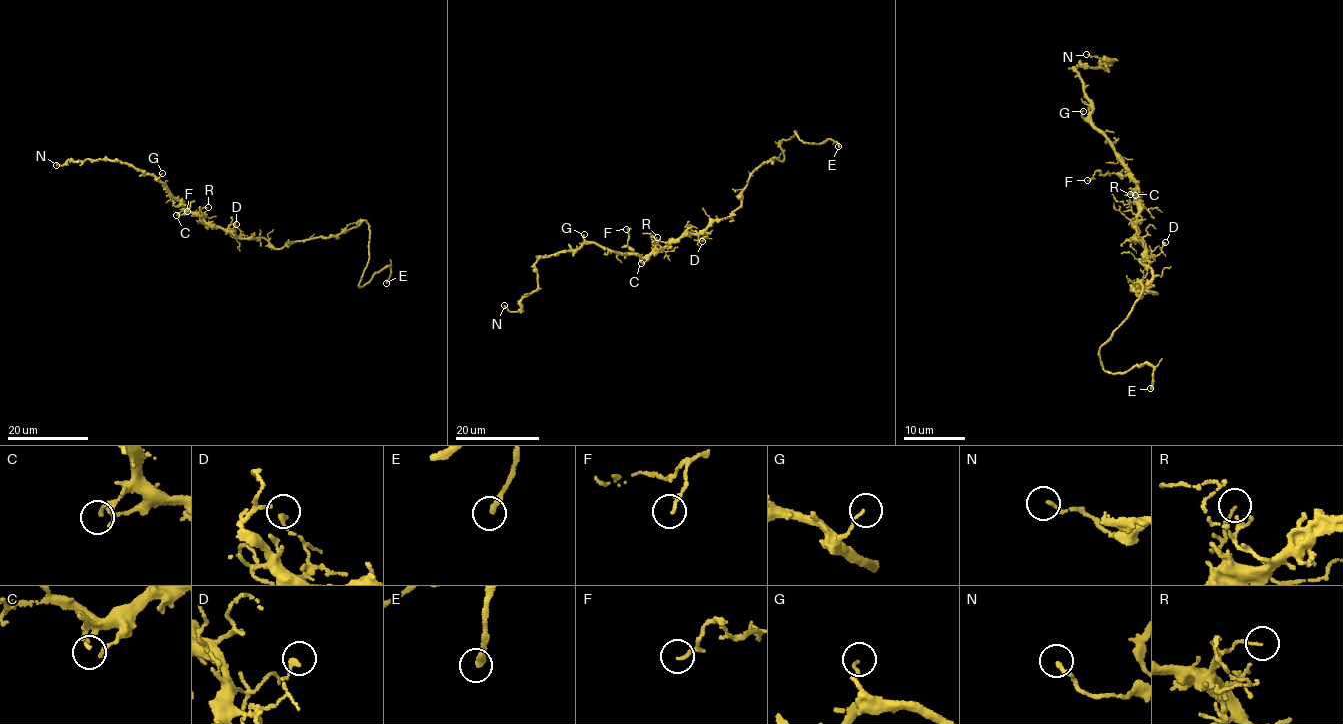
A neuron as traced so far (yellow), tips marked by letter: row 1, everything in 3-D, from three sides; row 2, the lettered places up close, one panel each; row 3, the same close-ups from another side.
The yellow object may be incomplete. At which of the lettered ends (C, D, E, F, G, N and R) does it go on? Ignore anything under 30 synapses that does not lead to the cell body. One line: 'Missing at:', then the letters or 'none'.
Missing at: E

